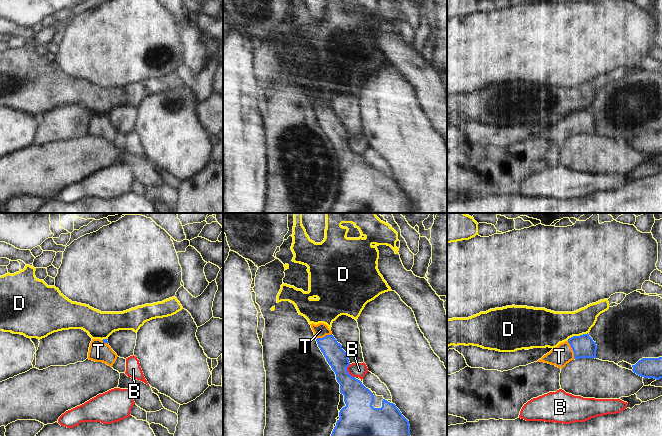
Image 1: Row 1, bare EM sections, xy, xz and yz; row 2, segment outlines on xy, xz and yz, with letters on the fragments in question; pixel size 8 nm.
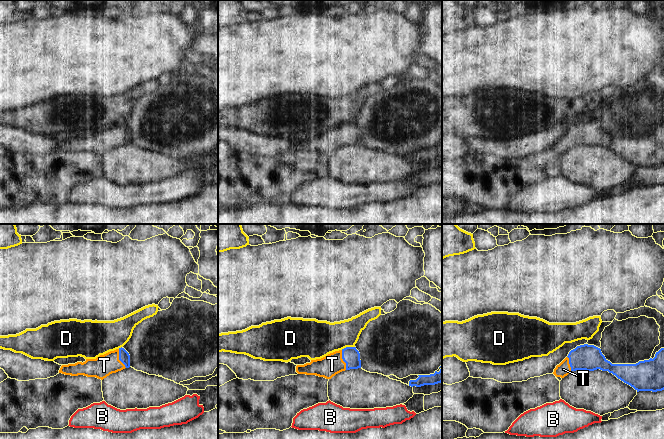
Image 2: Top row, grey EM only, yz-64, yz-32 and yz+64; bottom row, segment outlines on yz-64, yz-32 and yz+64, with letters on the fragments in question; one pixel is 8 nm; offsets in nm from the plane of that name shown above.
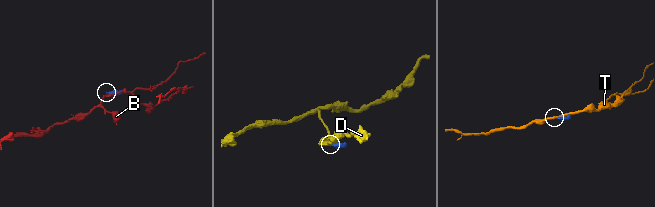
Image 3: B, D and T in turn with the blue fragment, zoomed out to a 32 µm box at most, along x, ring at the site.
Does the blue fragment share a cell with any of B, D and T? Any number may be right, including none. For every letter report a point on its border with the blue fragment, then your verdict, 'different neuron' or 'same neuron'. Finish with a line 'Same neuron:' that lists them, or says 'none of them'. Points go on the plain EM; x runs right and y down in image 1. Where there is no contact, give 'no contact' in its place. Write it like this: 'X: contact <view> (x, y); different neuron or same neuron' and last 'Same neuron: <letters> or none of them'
B: contact xz (347, 147); different neuron
D: contact yz (577, 112); different neuron
T: contact yz (572, 125); same neuron
Same neuron: T

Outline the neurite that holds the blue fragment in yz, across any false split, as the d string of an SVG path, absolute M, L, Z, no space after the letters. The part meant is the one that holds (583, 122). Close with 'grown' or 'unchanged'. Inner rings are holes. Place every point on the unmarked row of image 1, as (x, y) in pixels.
M587 109L580 112L573 112L567 117L560 119L537 138L548 139L562 145L574 135L596 135L596 126L596 118Z; grown

